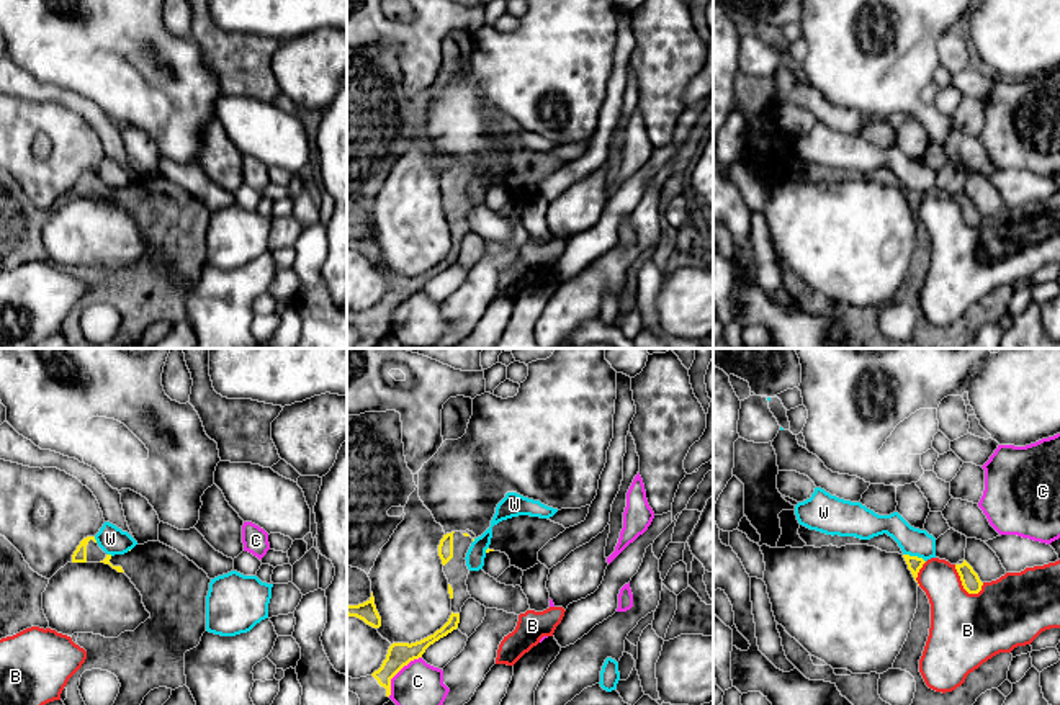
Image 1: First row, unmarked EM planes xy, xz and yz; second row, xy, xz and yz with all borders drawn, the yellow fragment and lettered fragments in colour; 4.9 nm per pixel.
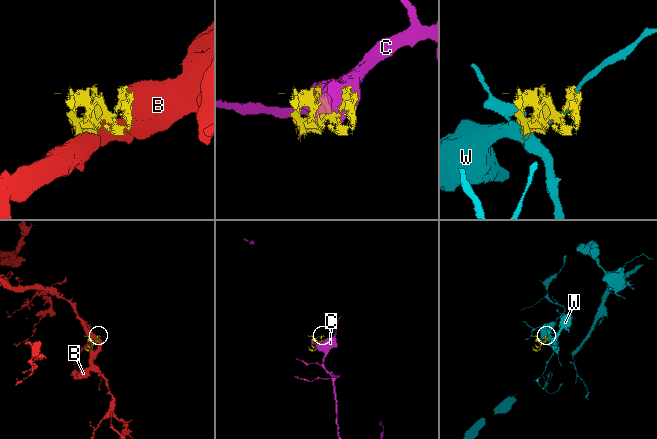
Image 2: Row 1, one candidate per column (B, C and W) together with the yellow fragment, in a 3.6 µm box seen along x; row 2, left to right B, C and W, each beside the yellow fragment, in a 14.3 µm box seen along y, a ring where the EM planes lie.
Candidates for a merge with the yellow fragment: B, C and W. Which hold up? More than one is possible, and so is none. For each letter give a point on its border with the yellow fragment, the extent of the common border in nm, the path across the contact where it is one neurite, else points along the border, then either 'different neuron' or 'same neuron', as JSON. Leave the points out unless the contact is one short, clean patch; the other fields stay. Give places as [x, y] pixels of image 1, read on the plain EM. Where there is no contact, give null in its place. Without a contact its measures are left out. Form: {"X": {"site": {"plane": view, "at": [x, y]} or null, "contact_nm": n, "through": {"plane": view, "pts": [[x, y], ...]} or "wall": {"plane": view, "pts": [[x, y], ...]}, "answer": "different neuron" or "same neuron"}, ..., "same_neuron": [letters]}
{"B": {"site": {"plane": "yz", "at": [962, 216]}, "contact_nm": 190, "answer": "different neuron"}, "C": {"site": {"plane": "xz", "at": [398, 305]}, "contact_nm": 260, "answer": "different neuron"}, "W": {"site": {"plane": "yz", "at": [915, 190]}, "contact_nm": 120, "wall": {"plane": "yz", "pts": [[903, 187], [920, 190], [925, 195]]}, "answer": "different neuron"}, "same_neuron": []}

